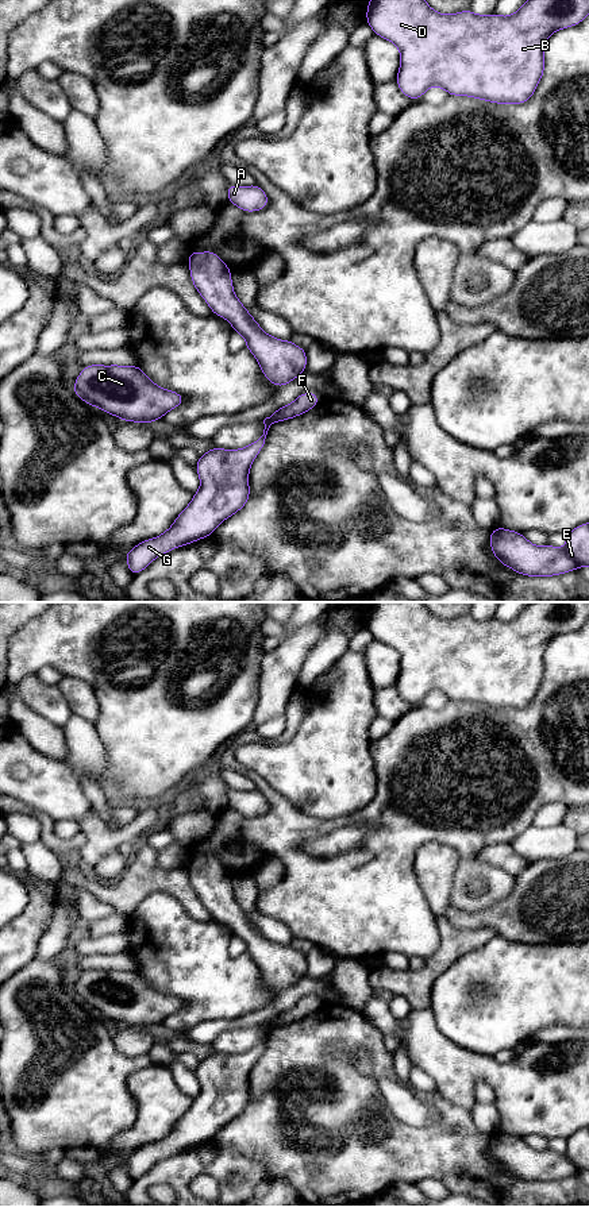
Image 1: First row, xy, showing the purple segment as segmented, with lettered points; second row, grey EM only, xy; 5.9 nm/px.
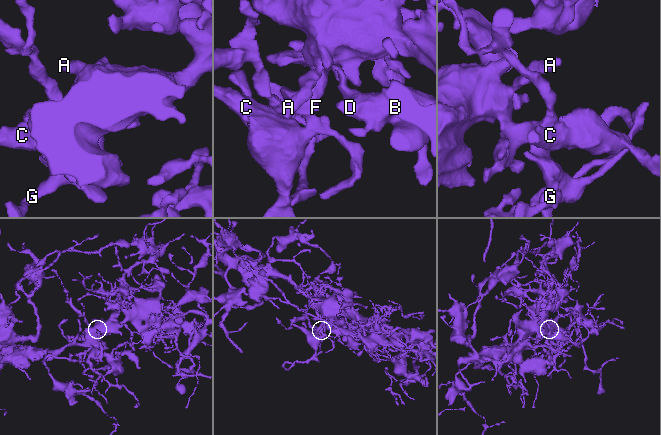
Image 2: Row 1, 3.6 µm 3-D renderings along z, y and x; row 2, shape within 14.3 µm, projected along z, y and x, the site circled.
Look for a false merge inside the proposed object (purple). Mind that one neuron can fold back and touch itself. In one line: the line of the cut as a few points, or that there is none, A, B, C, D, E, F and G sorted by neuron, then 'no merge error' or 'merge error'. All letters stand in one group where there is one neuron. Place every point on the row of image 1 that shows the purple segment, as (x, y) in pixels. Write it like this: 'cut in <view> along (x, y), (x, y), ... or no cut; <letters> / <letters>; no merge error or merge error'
no cut; A B C D E F G; no merge error

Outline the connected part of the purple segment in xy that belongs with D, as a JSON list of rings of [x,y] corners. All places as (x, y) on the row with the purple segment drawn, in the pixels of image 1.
[[[370,0],[366,23],[376,35],[400,49],[400,70],[394,78],[403,95],[412,101],[431,86],[443,88],[451,96],[469,96],[494,104],[523,104],[531,100],[544,73],[544,45],[558,30],[580,24],[589,15],[589,0],[527,0],[511,16],[476,15],[465,9],[443,15],[426,0]]]

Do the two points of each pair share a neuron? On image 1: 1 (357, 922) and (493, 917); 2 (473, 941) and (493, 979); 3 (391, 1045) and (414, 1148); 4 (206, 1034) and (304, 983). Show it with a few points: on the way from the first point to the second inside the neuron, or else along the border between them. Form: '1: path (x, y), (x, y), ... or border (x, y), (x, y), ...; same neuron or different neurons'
1: border (451, 905), (464, 910), (482, 910), (485, 907); different neurons
2: border (496, 934), (484, 944), (462, 953), (450, 966); different neurons
3: border (381, 1036), (382, 1045), (392, 1055); different neurons
4: path (230, 1024), (258, 1018), (280, 1005); same neuron

